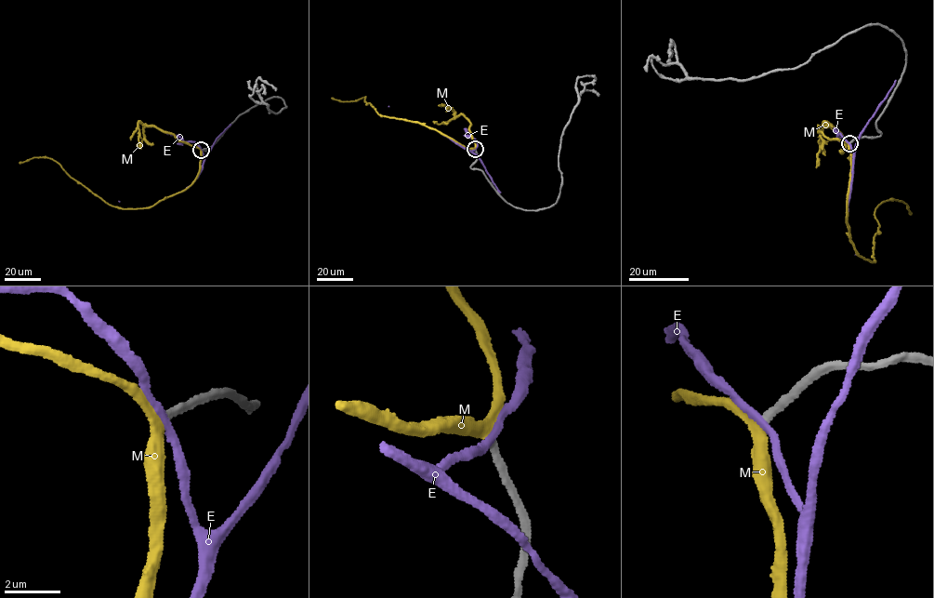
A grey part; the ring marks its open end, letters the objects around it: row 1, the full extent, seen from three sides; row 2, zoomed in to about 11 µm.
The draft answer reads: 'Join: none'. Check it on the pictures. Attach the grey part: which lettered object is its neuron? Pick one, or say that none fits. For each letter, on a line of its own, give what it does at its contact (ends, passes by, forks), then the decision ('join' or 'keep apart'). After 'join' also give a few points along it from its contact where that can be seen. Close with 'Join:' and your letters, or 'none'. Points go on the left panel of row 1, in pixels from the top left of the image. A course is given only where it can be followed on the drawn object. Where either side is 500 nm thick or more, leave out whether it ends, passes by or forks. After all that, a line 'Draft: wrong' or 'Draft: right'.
E: it passes by | keep apart
M: it passes by | join | via (202, 151), (200, 171), (192, 183), (151, 205), (132, 209), (109, 205), (49, 158), (35, 157), (19, 163)
Join: M
Draft: wrong

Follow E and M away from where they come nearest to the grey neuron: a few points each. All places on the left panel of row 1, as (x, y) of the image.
E: (202, 151), (203, 169), (186, 188), (119, 201)
M: (202, 151), (200, 171), (192, 183), (151, 205), (132, 209), (109, 205), (49, 158), (35, 157), (19, 163)

